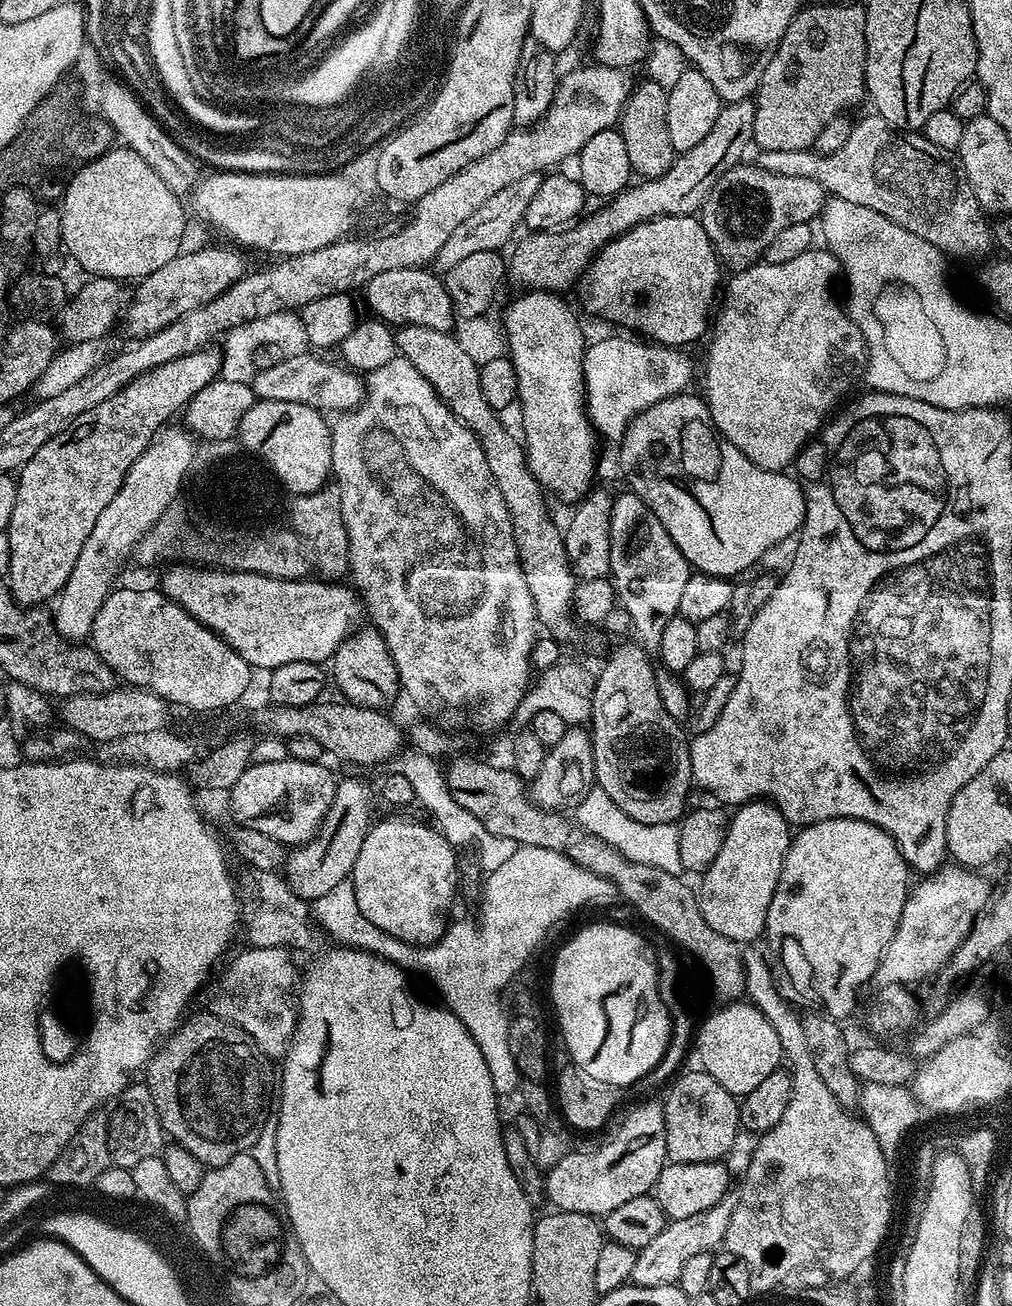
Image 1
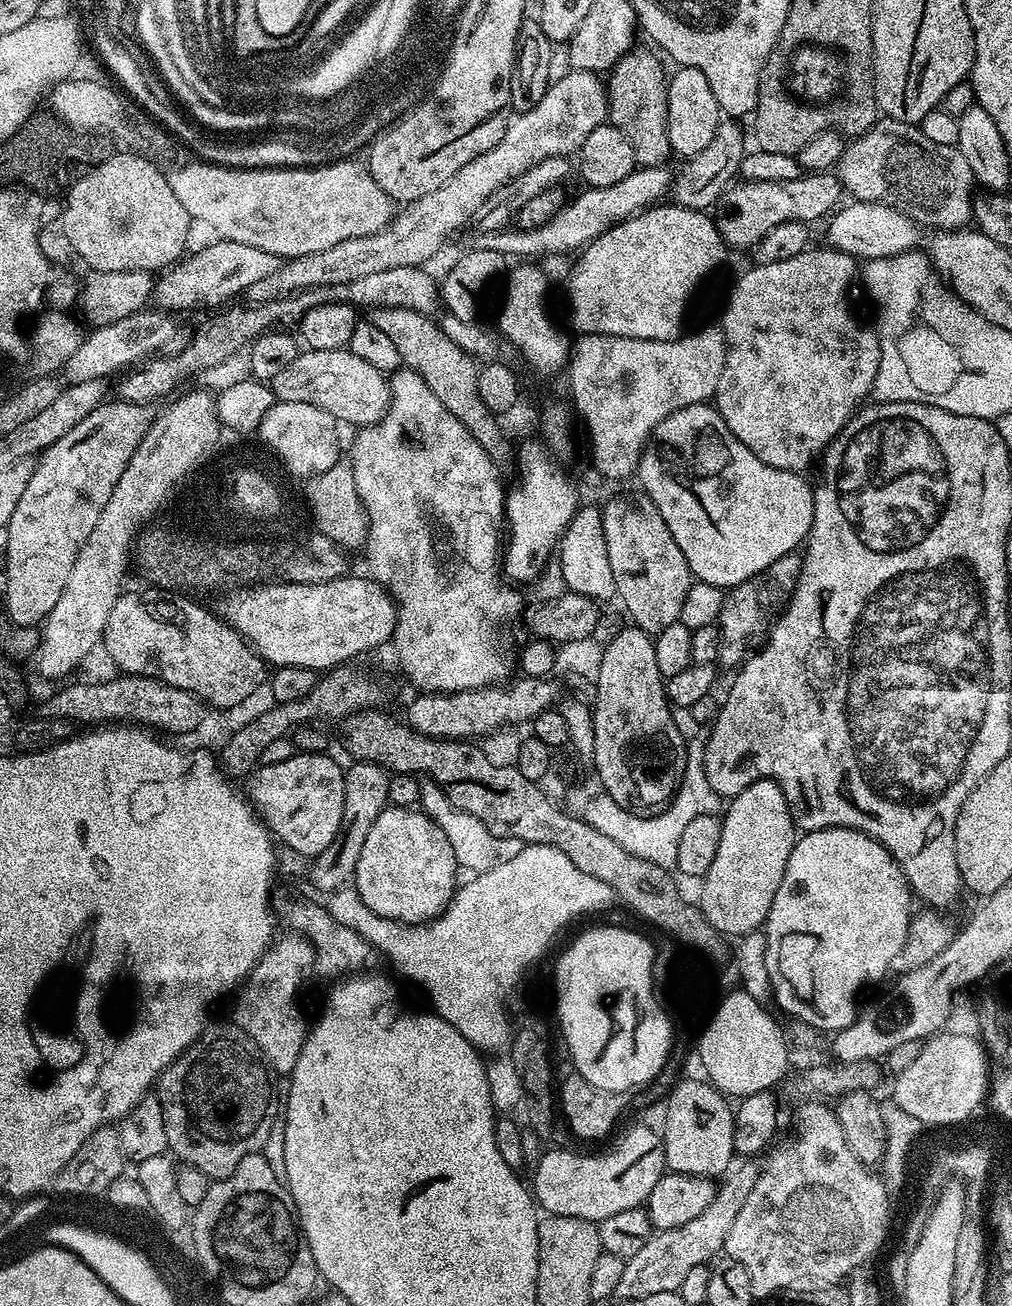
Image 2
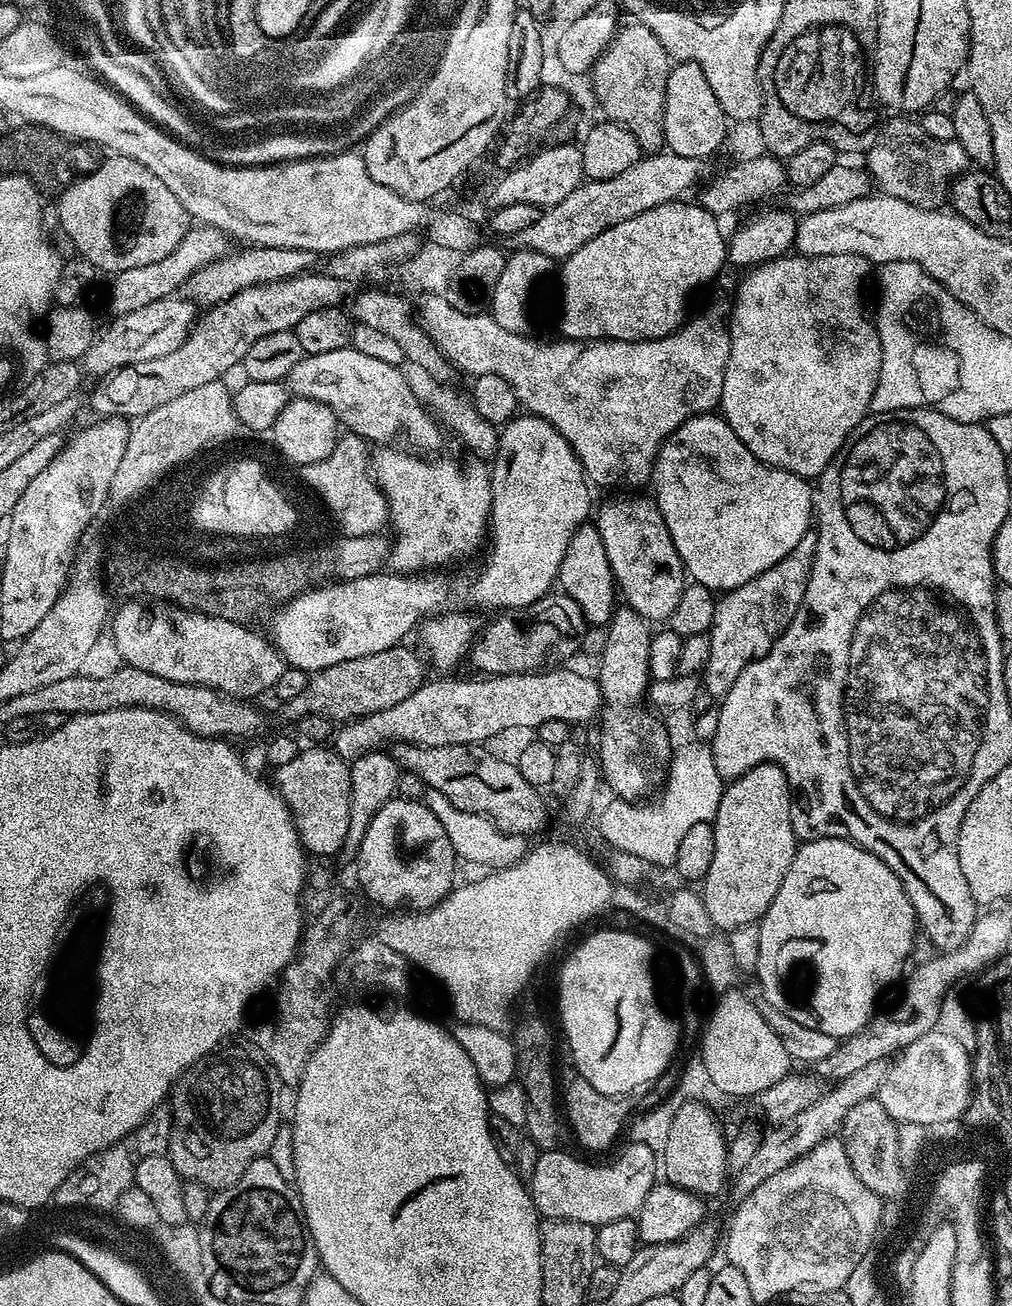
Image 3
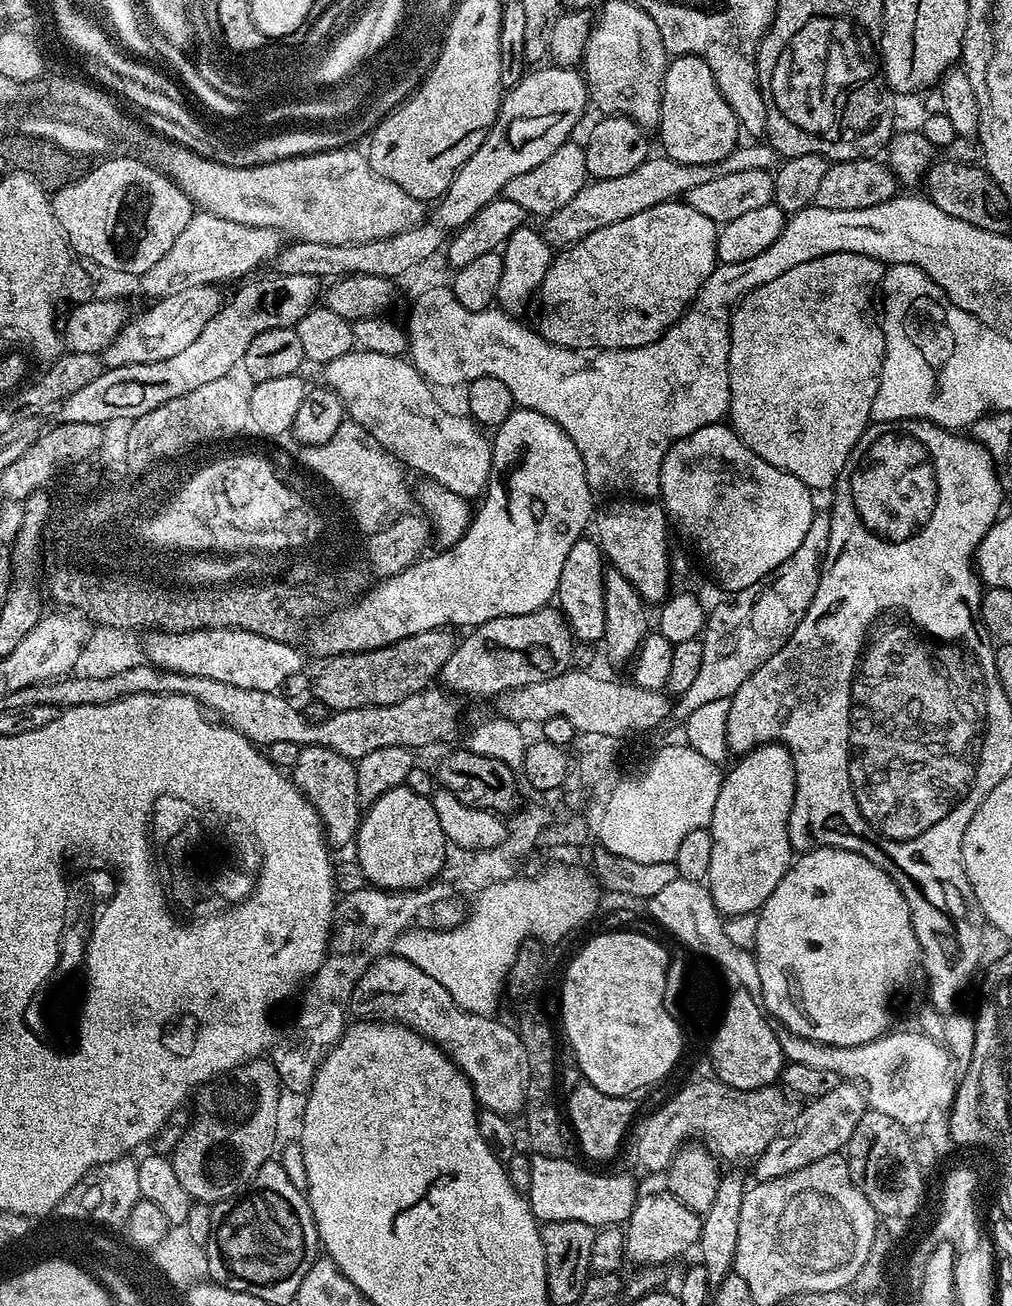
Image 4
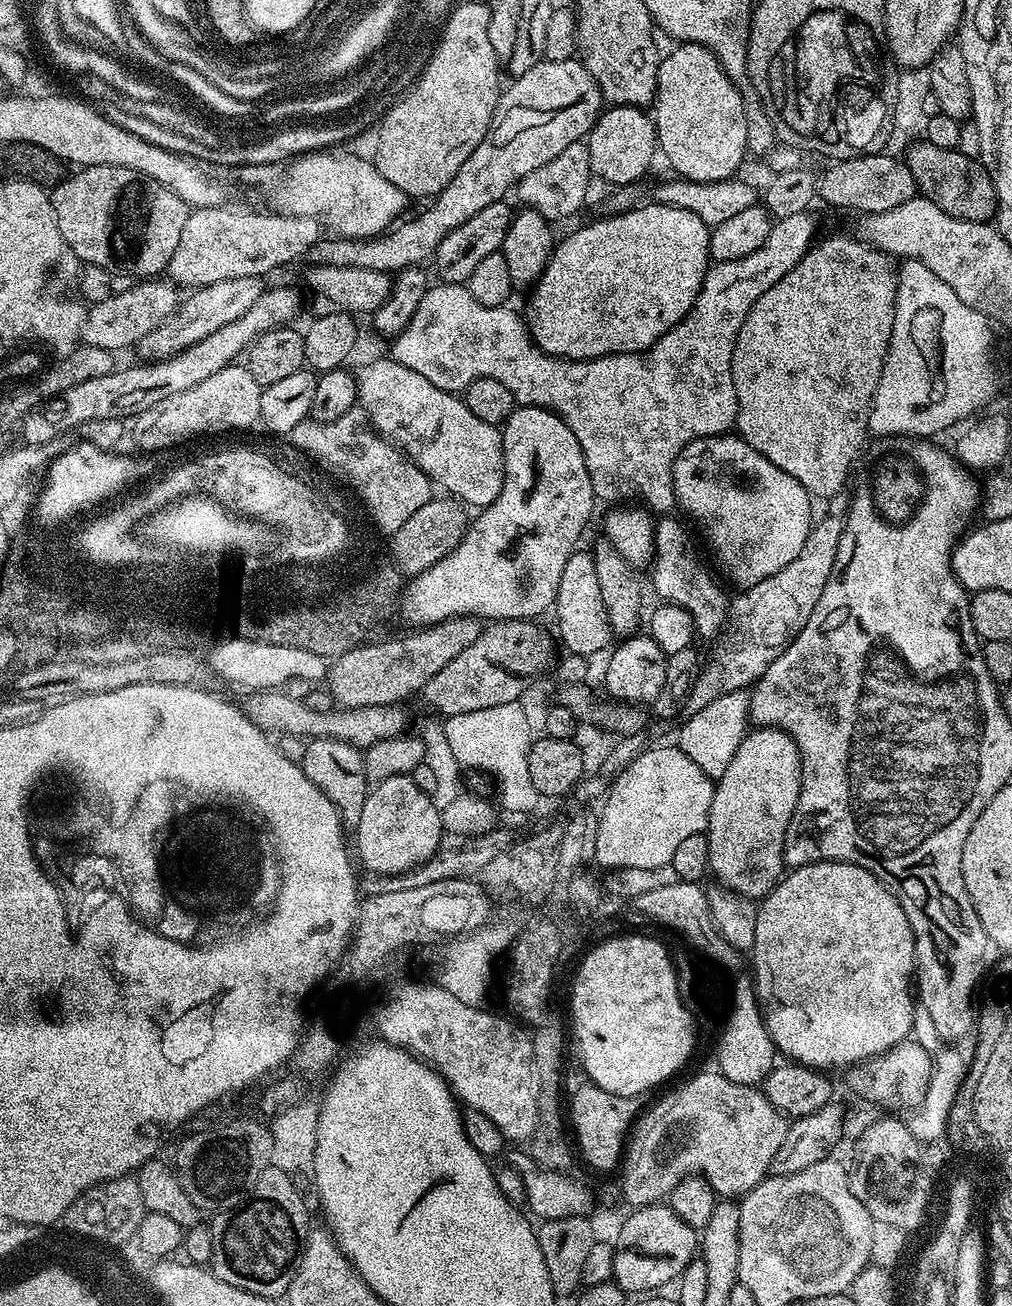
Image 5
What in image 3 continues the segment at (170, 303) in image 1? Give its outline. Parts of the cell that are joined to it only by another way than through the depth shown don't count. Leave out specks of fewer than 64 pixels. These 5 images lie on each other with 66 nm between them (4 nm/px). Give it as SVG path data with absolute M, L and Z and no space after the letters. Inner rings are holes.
M244 246L241 249L241 252L229 251L227 256L210 262L189 278L186 292L197 305L221 304L223 300L228 300L234 294L238 294L255 284L269 284L291 276L303 276L304 273L313 271L317 267L317 253L310 250L261 248L259 246Z

